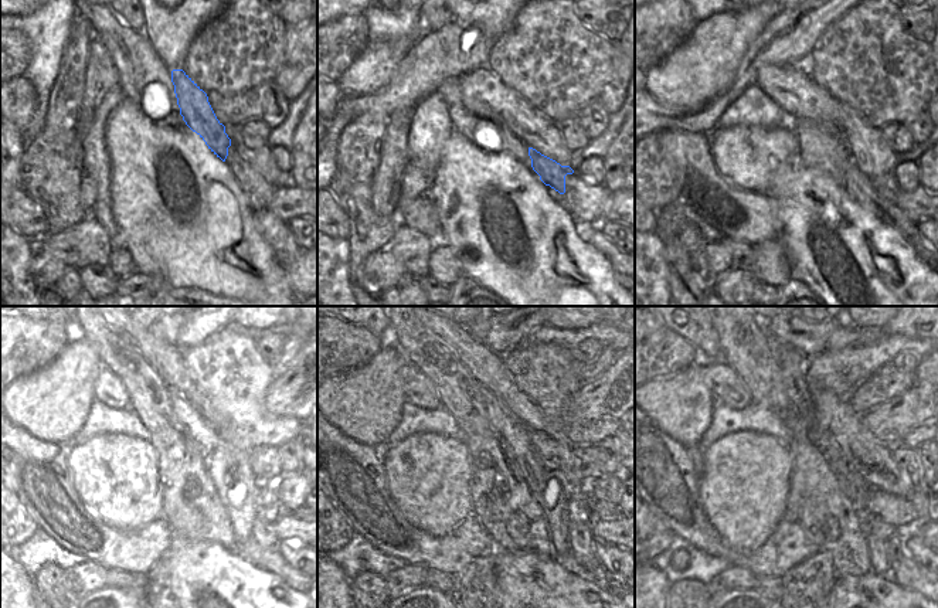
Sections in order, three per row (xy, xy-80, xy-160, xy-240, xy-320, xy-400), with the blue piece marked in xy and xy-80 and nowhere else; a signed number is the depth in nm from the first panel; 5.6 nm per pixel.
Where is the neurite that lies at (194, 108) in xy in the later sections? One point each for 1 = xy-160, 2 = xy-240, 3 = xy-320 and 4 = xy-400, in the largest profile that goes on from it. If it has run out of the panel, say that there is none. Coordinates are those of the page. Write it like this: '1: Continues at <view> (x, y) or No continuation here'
1: Continues at xy-160 (886, 186)
2: Continues at xy-240 (262, 526)
3: Continues at xy-320 (580, 536)
4: Continues at xy-400 (904, 573).

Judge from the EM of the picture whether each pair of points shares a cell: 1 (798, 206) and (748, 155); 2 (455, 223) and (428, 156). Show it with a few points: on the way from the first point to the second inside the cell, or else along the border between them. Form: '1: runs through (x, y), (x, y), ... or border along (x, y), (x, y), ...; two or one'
1: border along (797, 158), (785, 160), (778, 167), (765, 193); two
2: border along (449, 138), (434, 167); two

